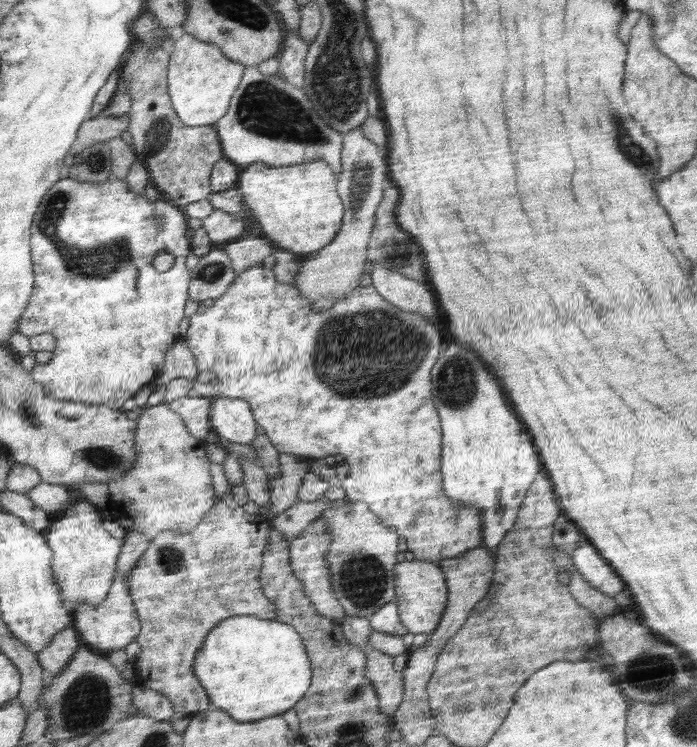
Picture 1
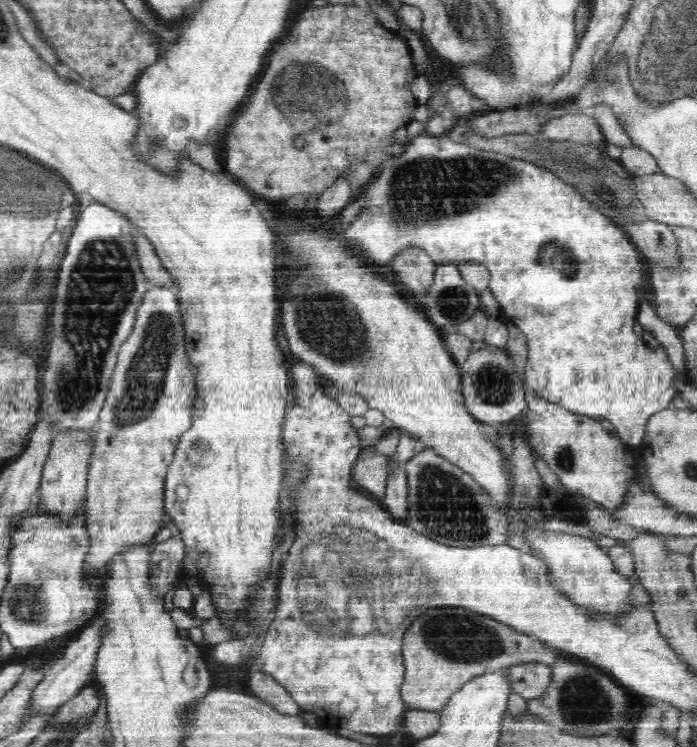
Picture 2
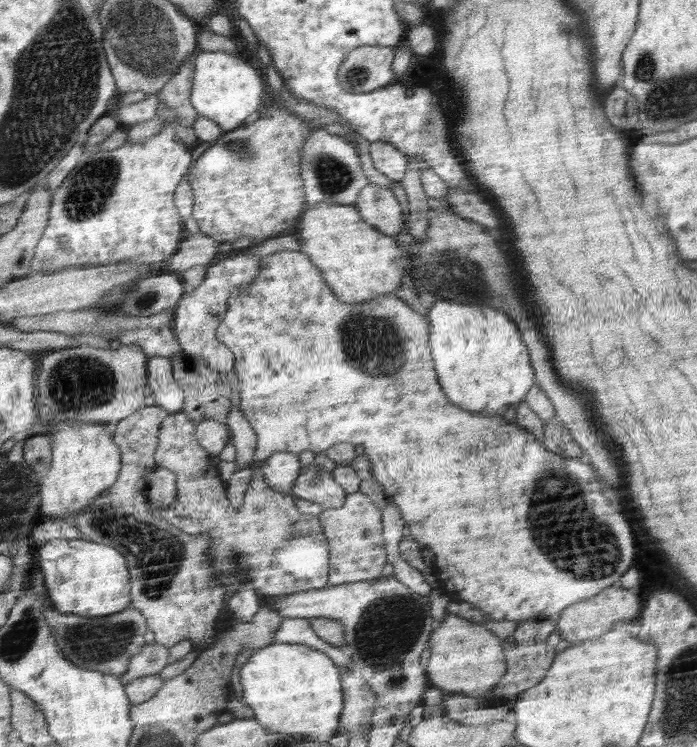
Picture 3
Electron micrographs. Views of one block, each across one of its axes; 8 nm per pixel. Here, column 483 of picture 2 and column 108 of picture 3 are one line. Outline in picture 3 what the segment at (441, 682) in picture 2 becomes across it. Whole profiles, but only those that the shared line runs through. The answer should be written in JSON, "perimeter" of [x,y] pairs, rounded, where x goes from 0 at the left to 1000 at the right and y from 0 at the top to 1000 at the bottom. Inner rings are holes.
{"perimeter":[[[67,803],[63,805],[63,822],[79,842],[86,870],[92,870],[92,876],[103,881],[109,892],[123,893],[126,897],[141,897],[149,902],[172,906],[187,894],[189,880],[209,863],[207,850],[212,846],[211,827],[189,811],[161,822],[161,827],[158,823],[155,827],[152,825],[123,827],[123,823],[109,825],[109,822],[92,825]]]}

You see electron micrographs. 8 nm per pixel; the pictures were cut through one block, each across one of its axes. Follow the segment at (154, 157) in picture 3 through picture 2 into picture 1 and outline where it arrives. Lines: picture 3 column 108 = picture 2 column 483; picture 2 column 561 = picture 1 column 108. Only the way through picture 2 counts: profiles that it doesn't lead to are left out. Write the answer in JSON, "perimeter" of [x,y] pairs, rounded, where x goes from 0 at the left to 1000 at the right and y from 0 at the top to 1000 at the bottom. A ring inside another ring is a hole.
{"perimeter":[[[93,234],[77,252],[69,257],[67,264],[62,268],[56,285],[50,290],[50,303],[47,304],[47,345],[50,348],[52,378],[46,402],[34,424],[29,428],[29,444],[40,451],[55,450],[63,446],[75,446],[83,451],[83,466],[76,470],[76,479],[72,485],[60,487],[55,486],[47,495],[50,510],[62,514],[66,525],[72,530],[82,534],[92,534],[109,538],[149,541],[164,548],[175,546],[175,541],[192,530],[198,525],[198,519],[204,519],[207,514],[218,511],[221,506],[227,506],[227,501],[234,498],[235,483],[240,479],[241,467],[253,458],[255,450],[255,434],[264,426],[264,410],[270,404],[270,378],[274,378],[274,364],[267,361],[264,348],[273,340],[273,321],[270,321],[270,297],[264,284],[255,278],[253,272],[247,272],[234,262],[230,262],[218,270],[212,268],[208,258],[192,258],[184,254],[179,240],[166,240],[164,237],[146,242],[146,245],[131,245],[109,242],[102,236]],[[241,337],[251,345],[251,352],[238,364],[228,364],[218,355],[222,343]]]}

